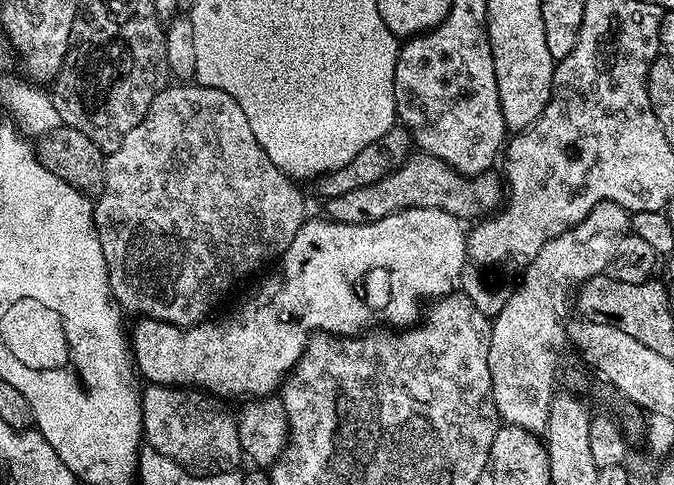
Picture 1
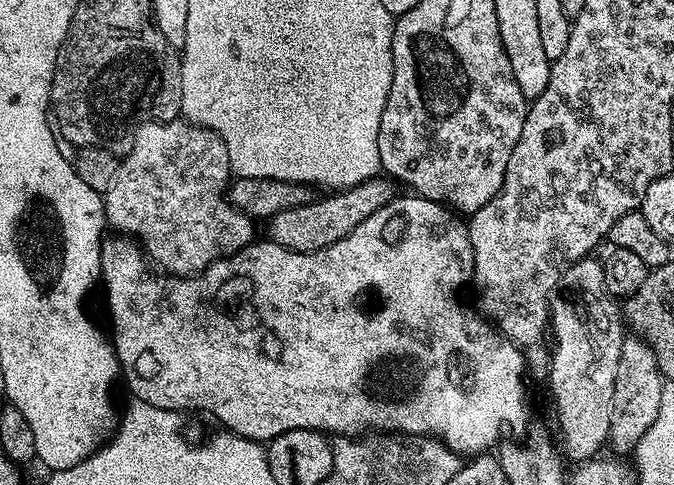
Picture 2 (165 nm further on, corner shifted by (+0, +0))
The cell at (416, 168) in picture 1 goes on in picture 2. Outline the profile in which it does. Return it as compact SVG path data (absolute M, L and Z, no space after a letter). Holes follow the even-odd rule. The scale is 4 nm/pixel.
M381 174L362 182L354 188L333 191L321 198L313 198L306 206L294 206L290 210L282 210L282 214L274 214L268 221L267 239L278 246L286 246L295 252L317 252L326 246L334 246L354 226L366 222L370 214L378 214L382 206L396 199L398 188L387 175Z

